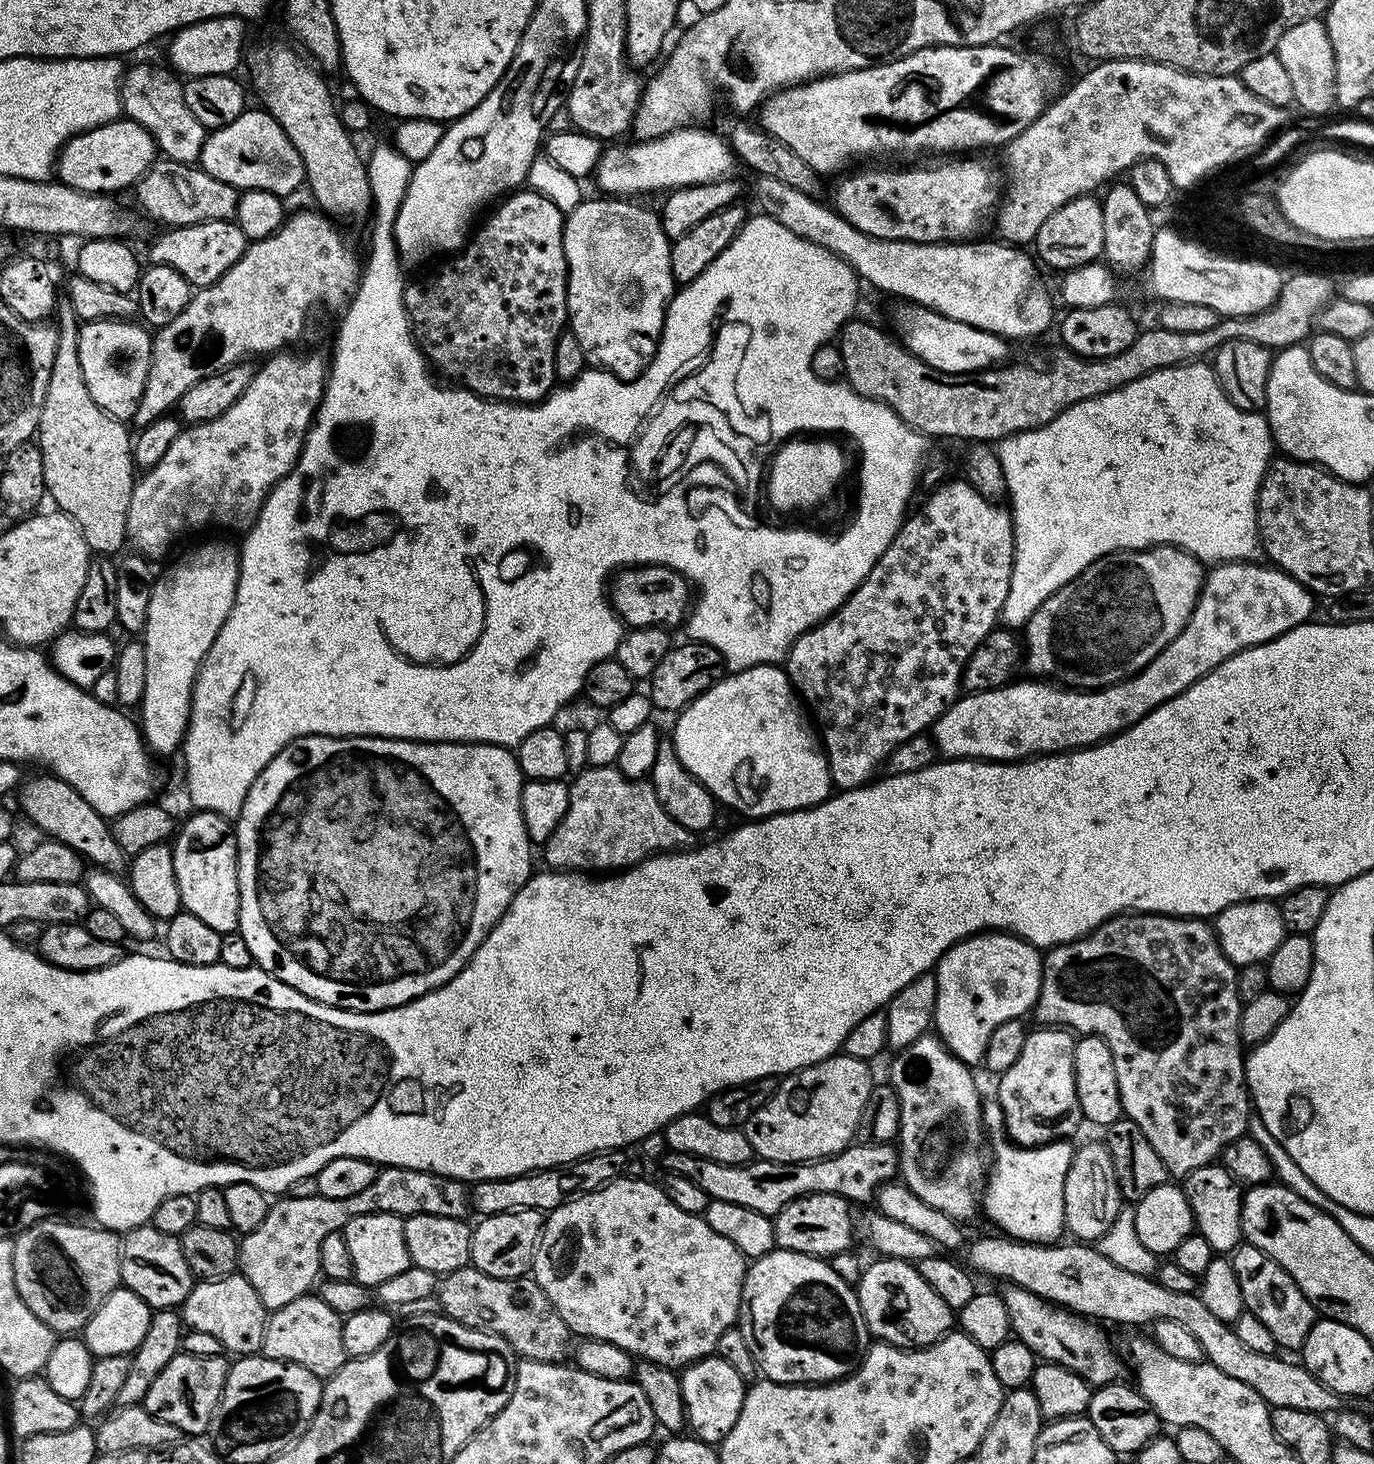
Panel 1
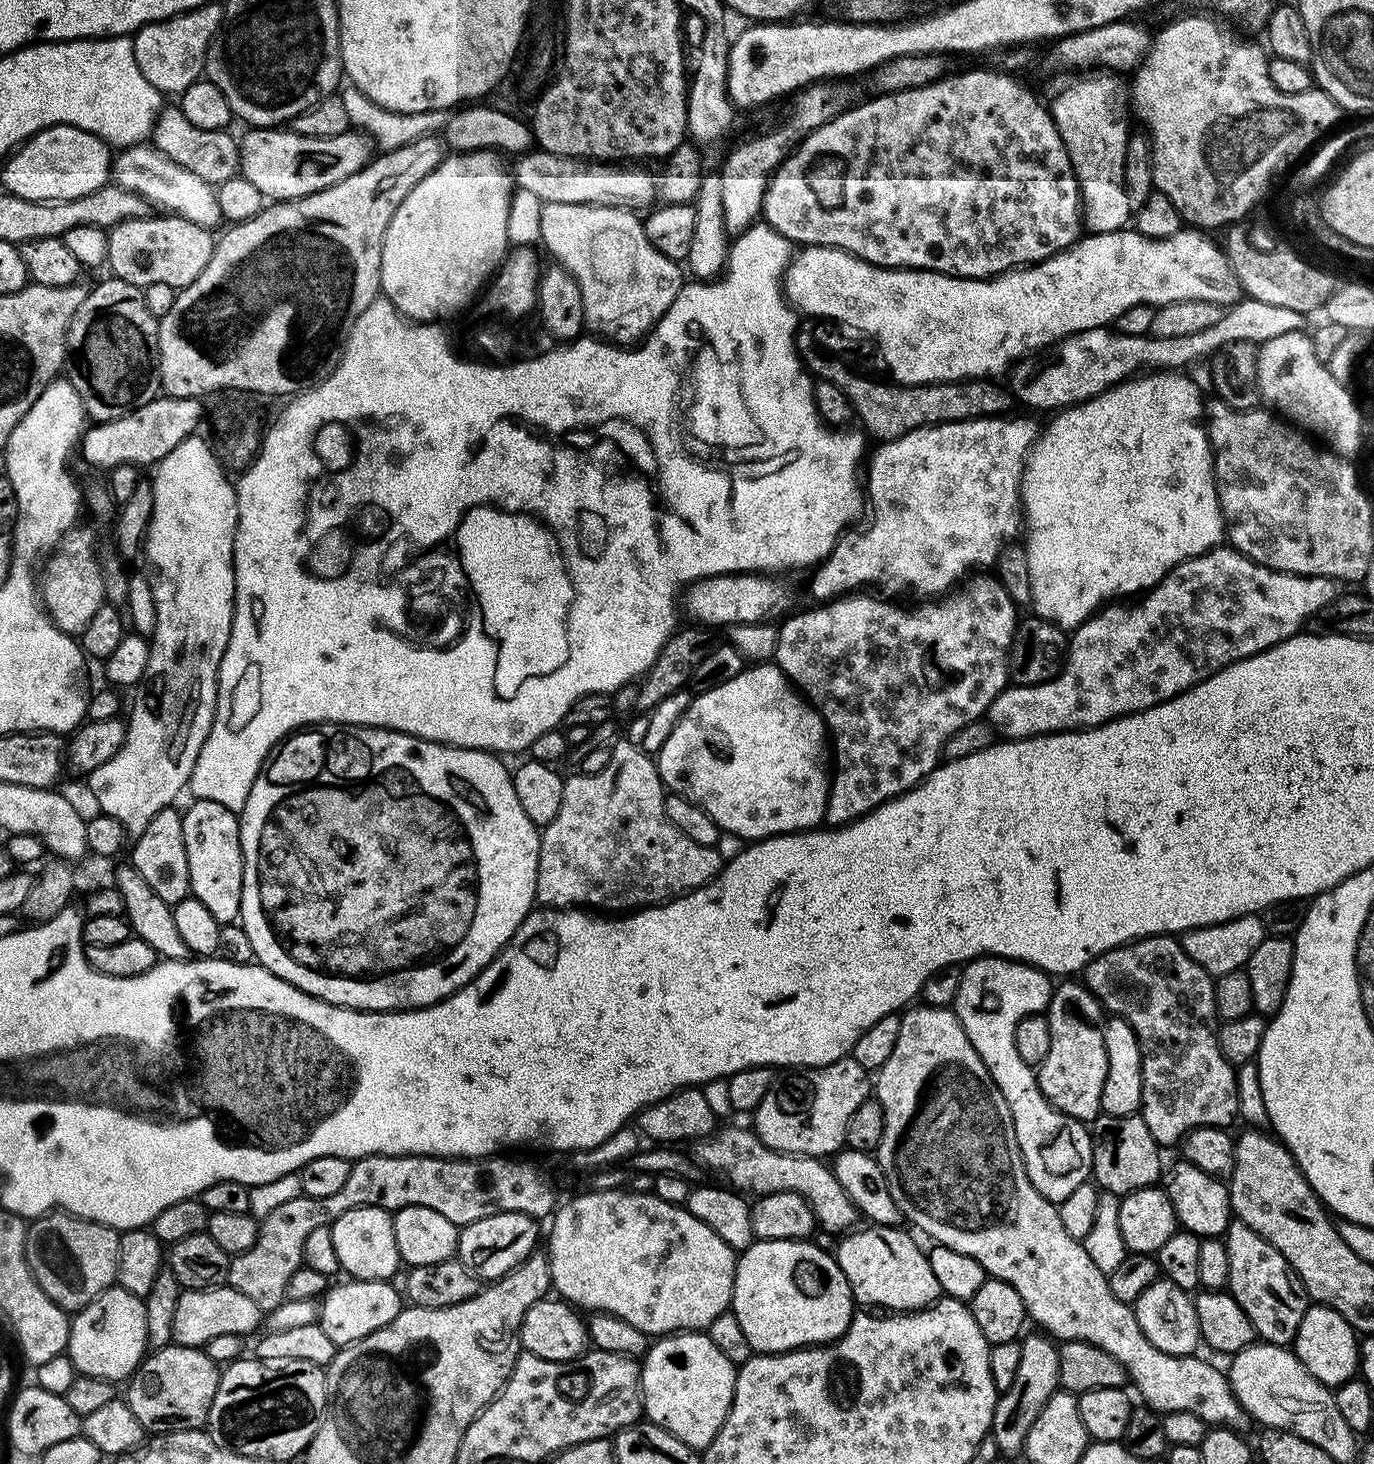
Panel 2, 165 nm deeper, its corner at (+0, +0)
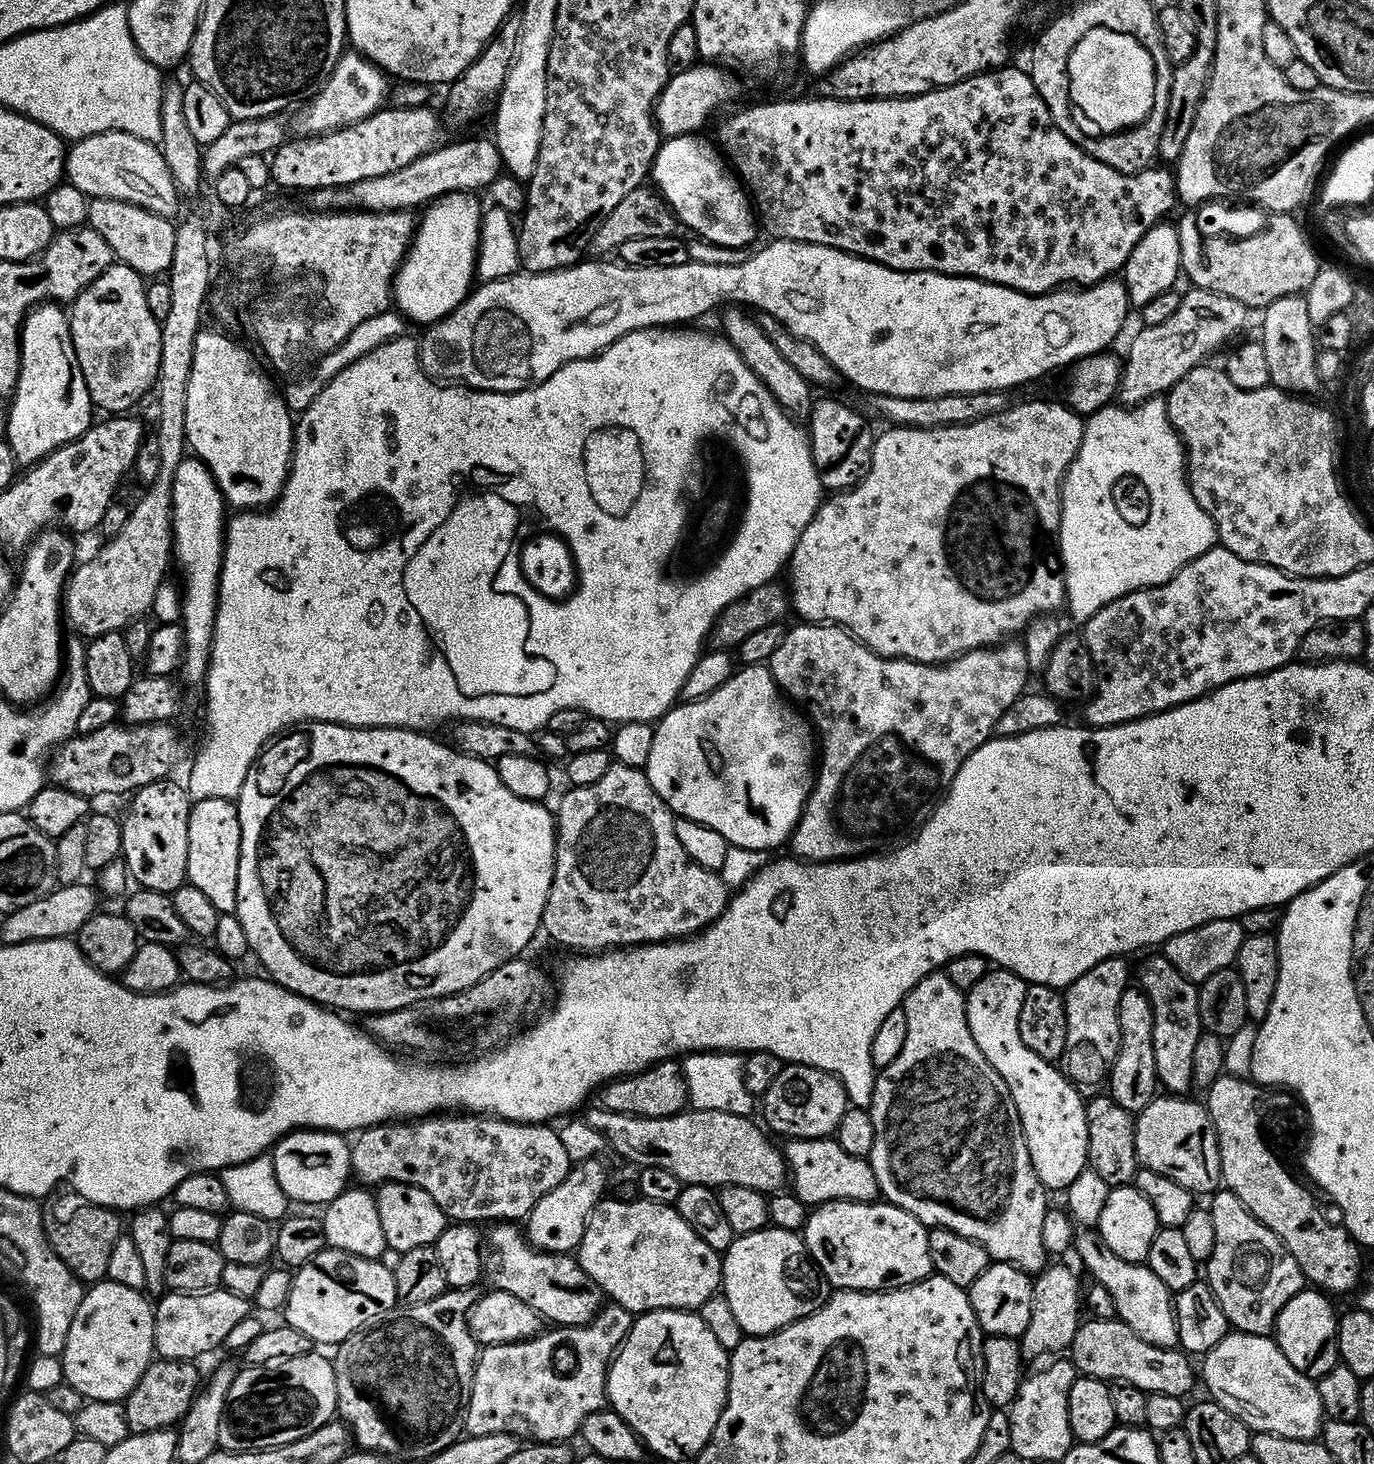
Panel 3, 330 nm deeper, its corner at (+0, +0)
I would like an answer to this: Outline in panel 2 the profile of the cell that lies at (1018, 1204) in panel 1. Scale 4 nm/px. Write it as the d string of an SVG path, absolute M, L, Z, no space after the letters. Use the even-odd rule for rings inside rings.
M980 956L963 965L954 1011L958 1022L962 1022L962 1030L966 1030L966 1038L970 1038L970 1046L978 1050L978 1058L982 1058L986 1070L990 1070L990 1078L994 1078L998 1090L1002 1090L1002 1098L1006 1098L1010 1106L1010 1114L1014 1118L1014 1134L1018 1138L1030 1182L1034 1182L1038 1194L1042 1194L1047 1200L1059 1202L1070 1198L1070 1194L1074 1194L1078 1186L1089 1183L1092 1174L1092 1134L1081 1121L1057 1112L1048 1103L1036 1080L1033 1065L1022 1062L1018 1046L1014 1046L1014 1030L1018 1022L1027 1016L1043 1013L1052 1000L1053 991L1054 984L1049 973L1001 956Z

